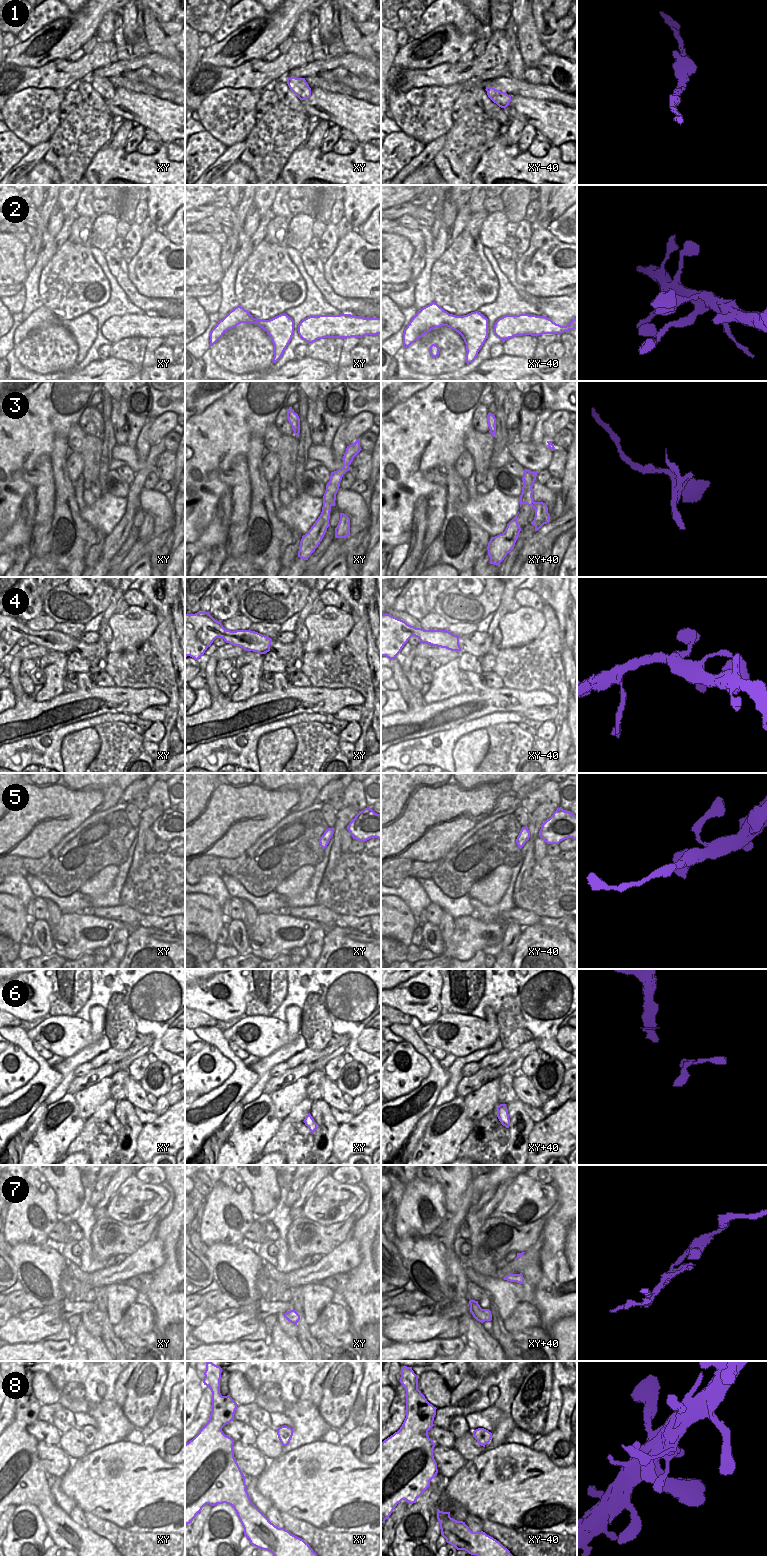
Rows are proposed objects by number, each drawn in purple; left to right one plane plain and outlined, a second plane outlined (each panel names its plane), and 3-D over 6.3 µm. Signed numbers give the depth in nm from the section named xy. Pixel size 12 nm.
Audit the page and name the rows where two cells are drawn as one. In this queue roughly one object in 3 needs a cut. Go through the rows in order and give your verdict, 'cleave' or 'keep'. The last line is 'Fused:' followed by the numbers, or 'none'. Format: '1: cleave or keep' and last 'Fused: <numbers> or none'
1: keep
2: keep
3: cleave
4: keep
5: keep
6: keep
7: cleave
8: keep
Fused: 3, 7

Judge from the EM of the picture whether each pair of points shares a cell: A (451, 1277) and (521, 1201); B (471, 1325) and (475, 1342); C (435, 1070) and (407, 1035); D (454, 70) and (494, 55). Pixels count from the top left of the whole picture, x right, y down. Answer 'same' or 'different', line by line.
A: different
B: same
C: same
D: same

